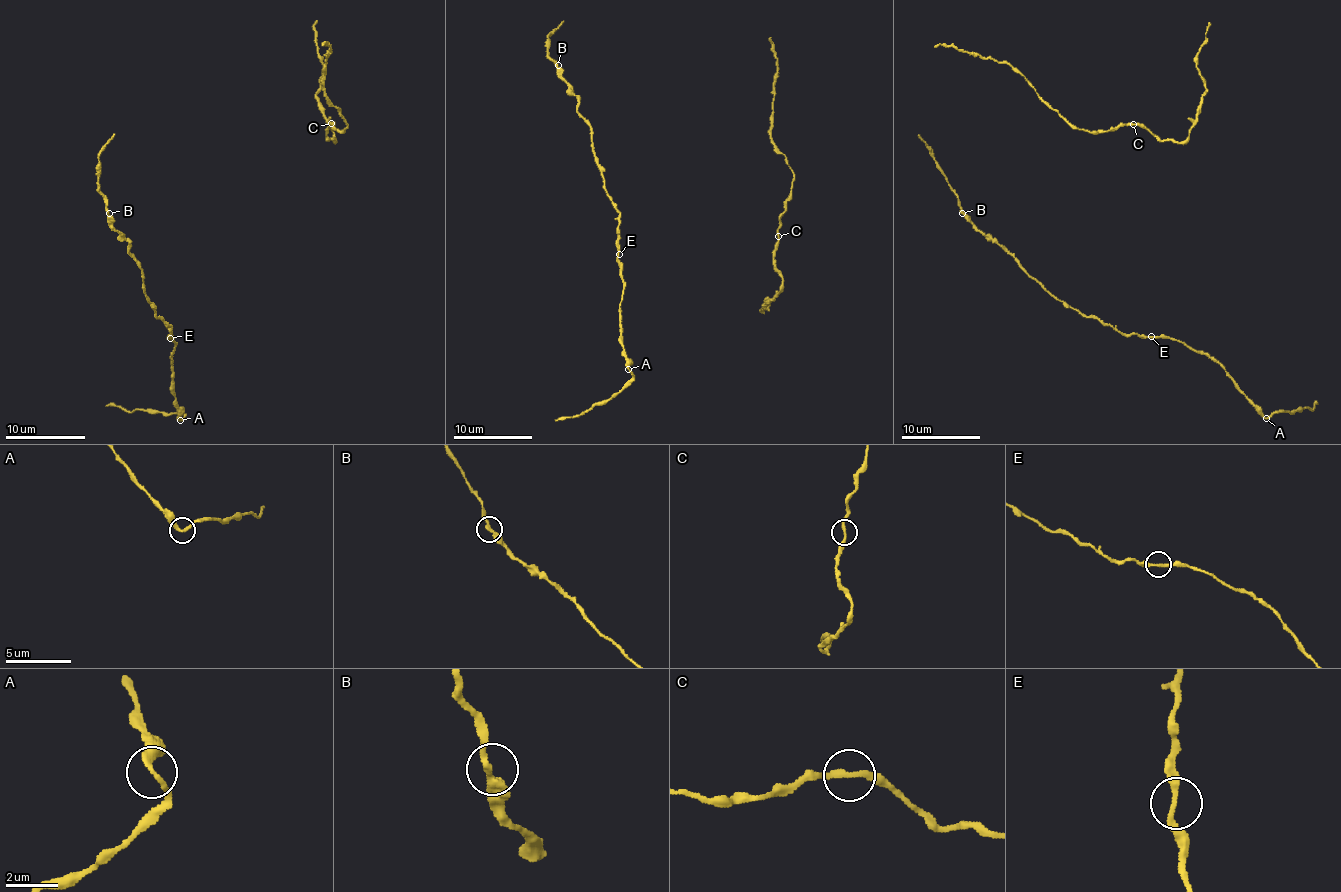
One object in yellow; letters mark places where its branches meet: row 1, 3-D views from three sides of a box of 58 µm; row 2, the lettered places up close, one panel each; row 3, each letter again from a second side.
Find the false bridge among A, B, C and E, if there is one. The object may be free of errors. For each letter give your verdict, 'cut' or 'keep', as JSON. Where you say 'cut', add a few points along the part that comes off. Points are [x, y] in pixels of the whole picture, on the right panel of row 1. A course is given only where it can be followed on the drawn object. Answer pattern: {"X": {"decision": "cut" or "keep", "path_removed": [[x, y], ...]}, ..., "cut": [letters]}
{"A": {"decision": "keep"}, "B": {"decision": "keep"}, "C": {"decision": "keep"}, "E": {"decision": "keep"}, "cut": []}

